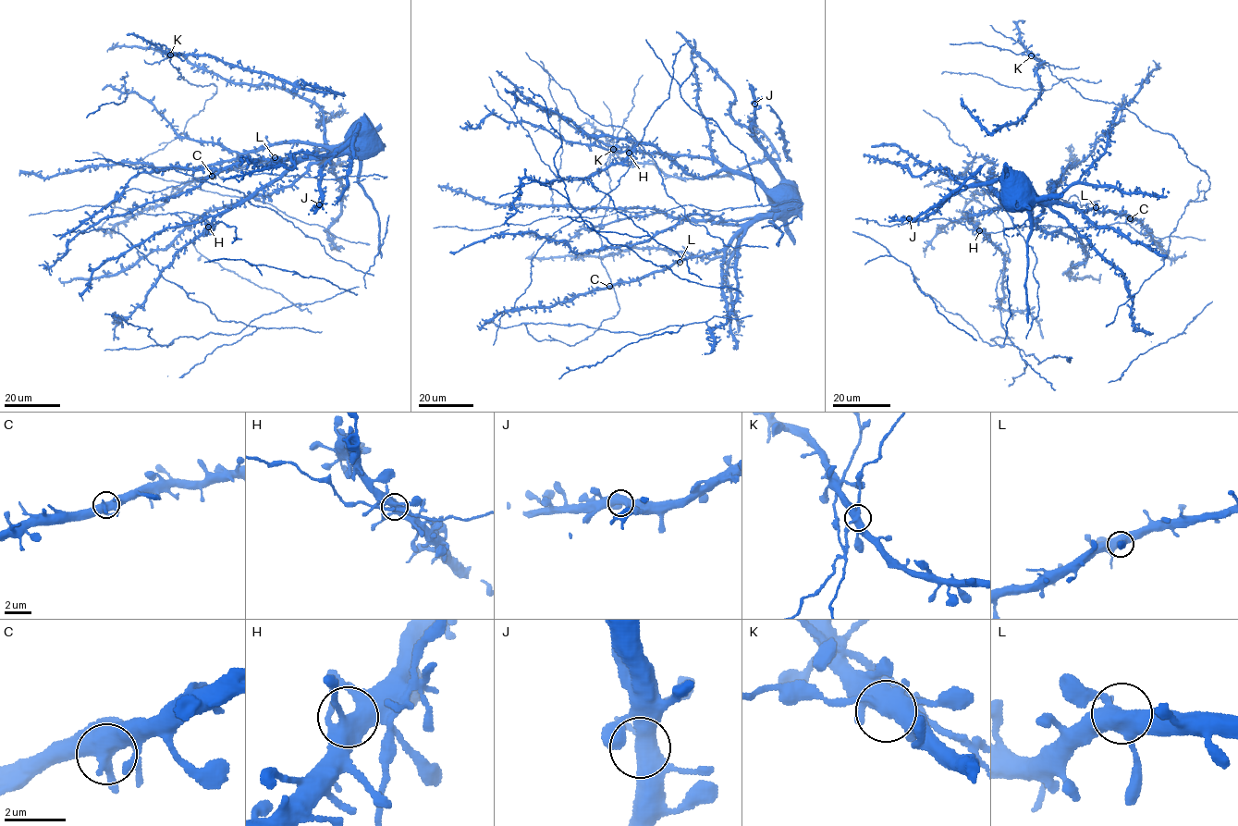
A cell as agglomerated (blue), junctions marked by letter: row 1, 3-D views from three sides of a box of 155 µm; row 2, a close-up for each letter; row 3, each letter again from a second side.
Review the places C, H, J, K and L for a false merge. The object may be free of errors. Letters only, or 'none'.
K

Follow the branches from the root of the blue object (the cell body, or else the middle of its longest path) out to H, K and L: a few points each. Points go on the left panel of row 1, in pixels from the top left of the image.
H: (360, 136), (341, 152), (297, 160), (265, 186), (220, 212), (208, 227)
K: (360, 136), (331, 158), (343, 193), (325, 231), (153, 177), (134, 163), (217, 88), (177, 79), (170, 55)
L: (360, 136), (295, 158), (275, 157)

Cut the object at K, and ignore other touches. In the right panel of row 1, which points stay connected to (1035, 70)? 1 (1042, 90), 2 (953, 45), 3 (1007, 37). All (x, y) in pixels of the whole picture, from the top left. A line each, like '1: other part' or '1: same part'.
1: same part
2: other part
3: same part

